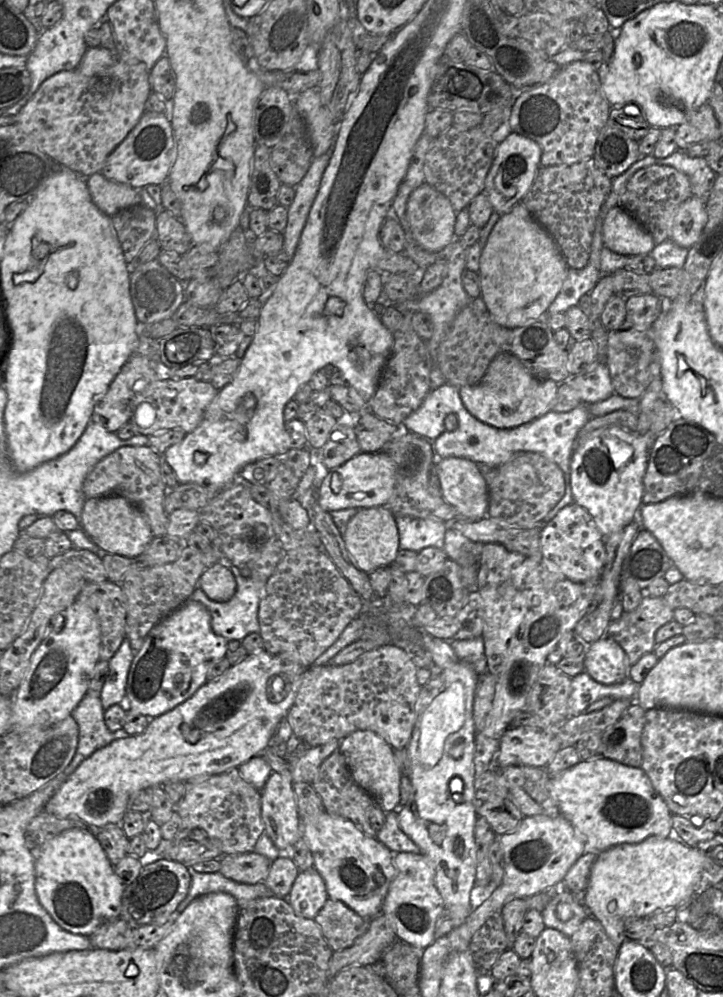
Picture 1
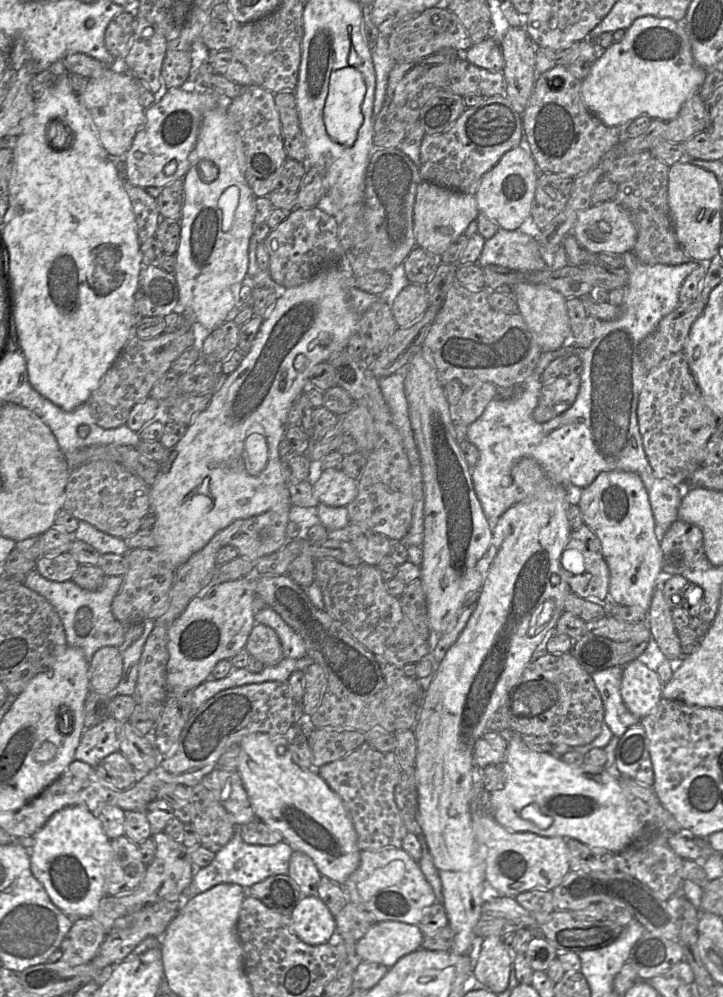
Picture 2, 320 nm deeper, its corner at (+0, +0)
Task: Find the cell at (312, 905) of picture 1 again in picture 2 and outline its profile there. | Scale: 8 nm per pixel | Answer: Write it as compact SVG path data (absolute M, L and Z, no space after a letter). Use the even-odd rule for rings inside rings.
M318 895L303 896L291 917L295 933L307 944L327 943L336 932L335 917Z

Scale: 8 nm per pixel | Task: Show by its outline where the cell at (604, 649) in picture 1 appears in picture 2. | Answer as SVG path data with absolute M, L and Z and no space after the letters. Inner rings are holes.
M639 659L623 667L621 697L628 710L640 719L656 708L662 699L663 686L656 671Z

